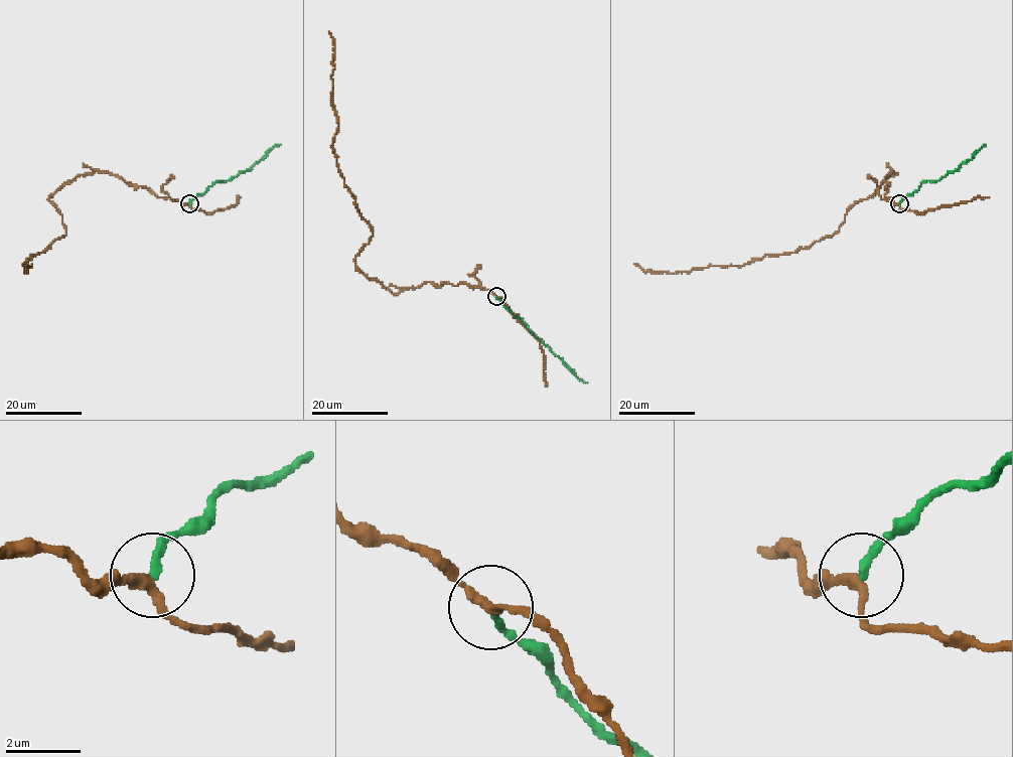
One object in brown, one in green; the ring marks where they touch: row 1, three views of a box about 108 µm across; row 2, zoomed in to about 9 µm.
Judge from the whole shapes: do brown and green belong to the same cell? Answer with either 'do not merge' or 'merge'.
do not merge

